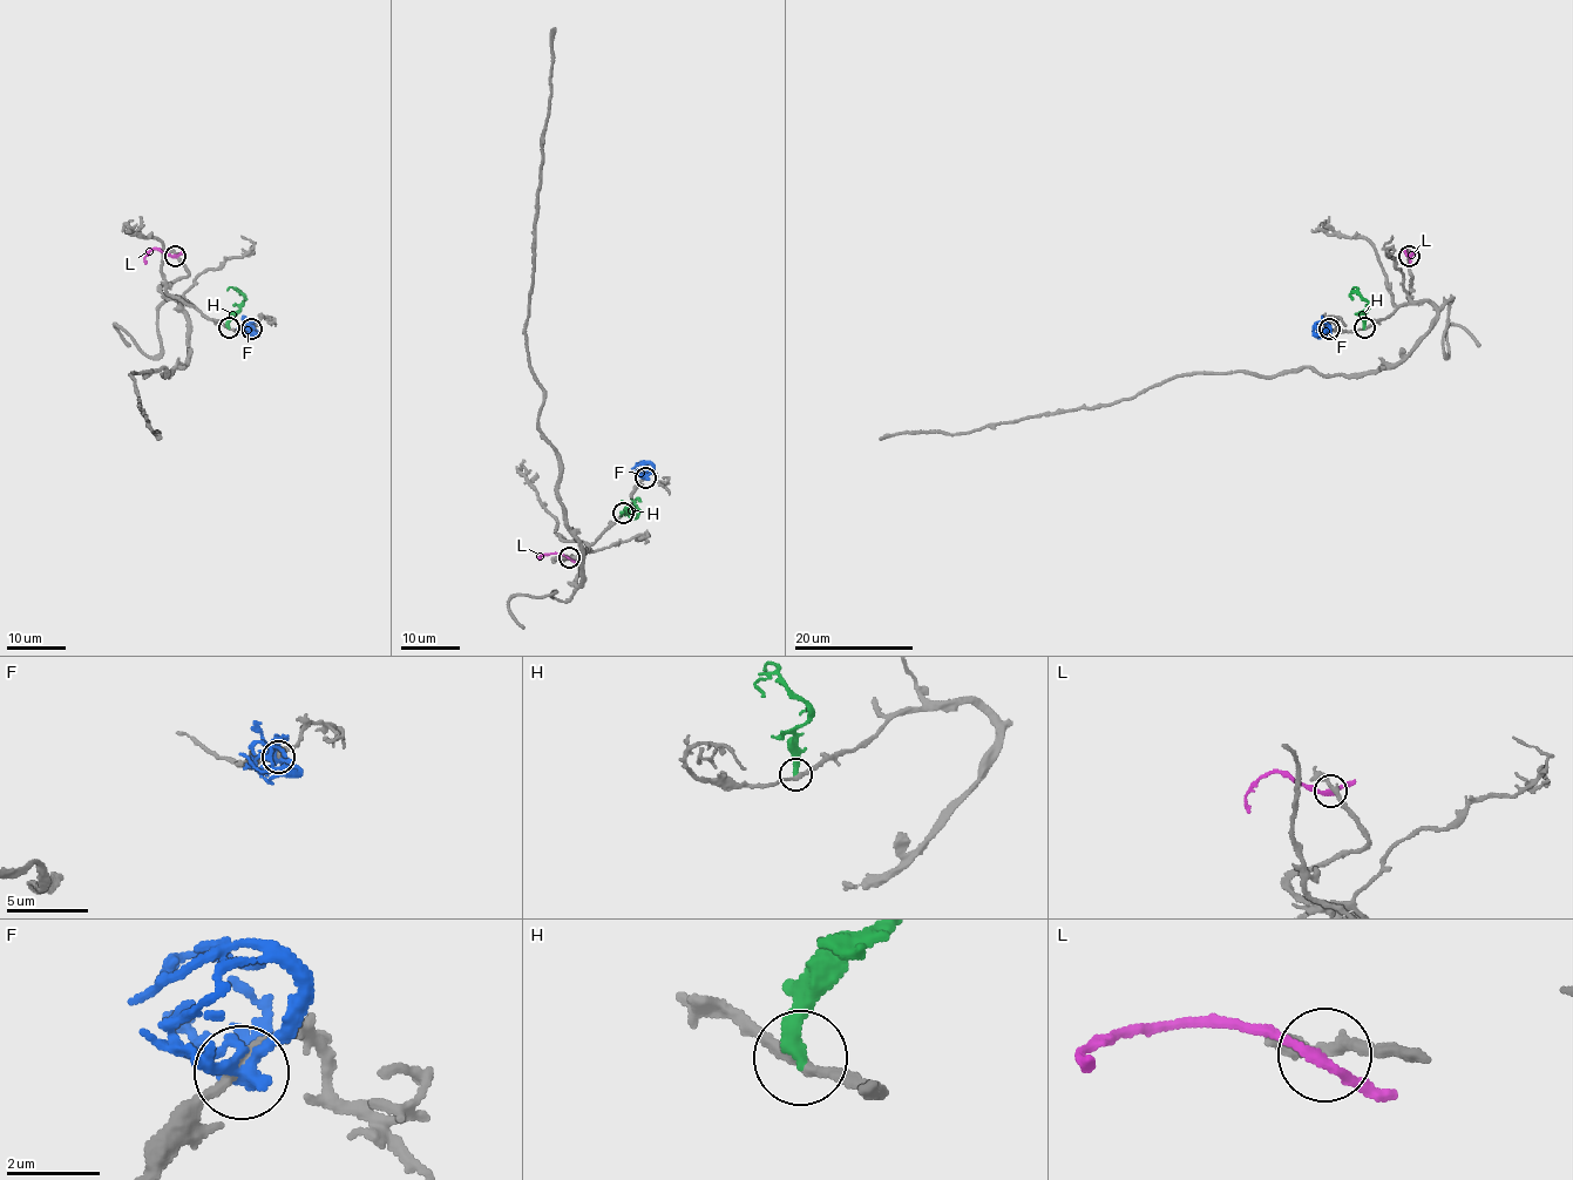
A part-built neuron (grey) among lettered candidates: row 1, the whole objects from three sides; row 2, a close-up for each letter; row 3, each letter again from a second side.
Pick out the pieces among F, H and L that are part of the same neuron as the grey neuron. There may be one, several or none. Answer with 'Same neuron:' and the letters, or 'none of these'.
Same neuron: none of these

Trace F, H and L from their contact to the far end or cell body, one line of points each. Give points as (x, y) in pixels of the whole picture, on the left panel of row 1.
F: (251, 329), (251, 321), (237, 329)
H: (229, 327), (229, 318), (241, 309), (243, 296), (236, 289), (228, 290)
L: (175, 256), (154, 249), (144, 257), (146, 263)

